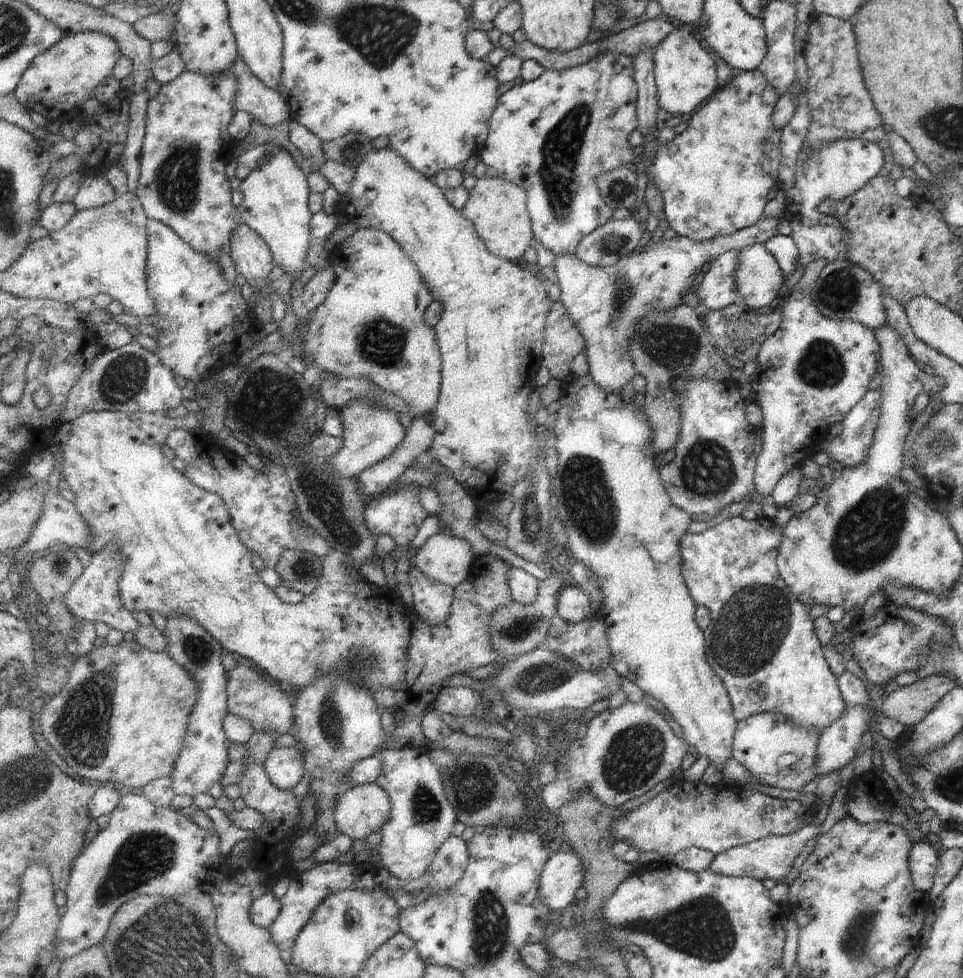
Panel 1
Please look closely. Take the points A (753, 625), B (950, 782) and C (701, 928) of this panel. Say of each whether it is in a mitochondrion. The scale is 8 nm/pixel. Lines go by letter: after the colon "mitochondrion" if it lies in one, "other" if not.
A: mitochondrion
B: mitochondrion
C: mitochondrion

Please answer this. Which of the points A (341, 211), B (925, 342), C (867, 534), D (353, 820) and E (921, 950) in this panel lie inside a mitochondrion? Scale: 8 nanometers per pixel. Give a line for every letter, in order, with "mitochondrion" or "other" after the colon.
A: other
B: other
C: mitochondrion
D: other
E: other

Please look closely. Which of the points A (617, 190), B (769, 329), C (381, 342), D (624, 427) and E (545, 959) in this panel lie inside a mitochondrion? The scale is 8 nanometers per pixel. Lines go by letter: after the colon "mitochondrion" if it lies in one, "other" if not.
A: mitochondrion
B: other
C: mitochondrion
D: other
E: other

